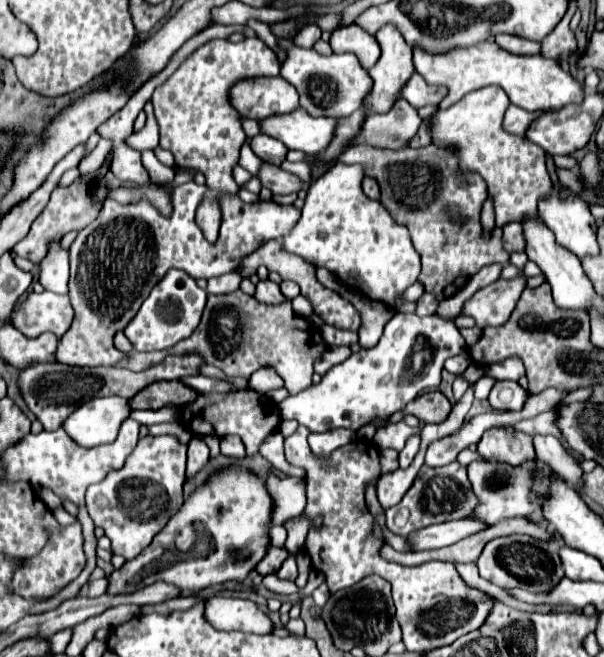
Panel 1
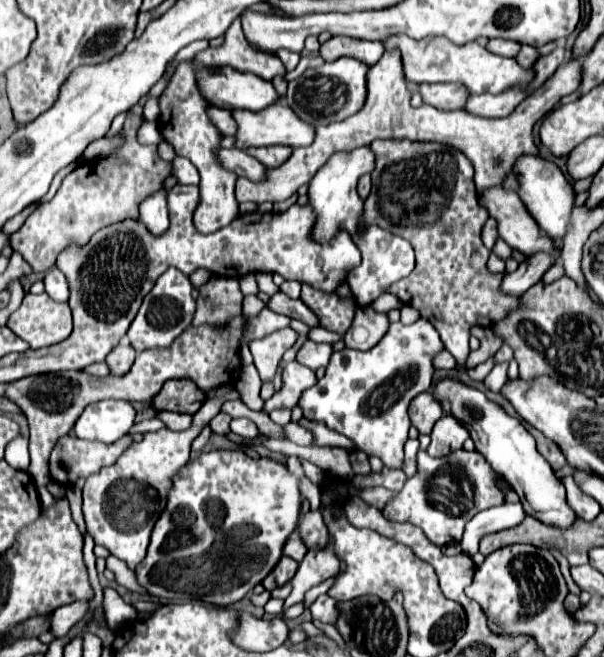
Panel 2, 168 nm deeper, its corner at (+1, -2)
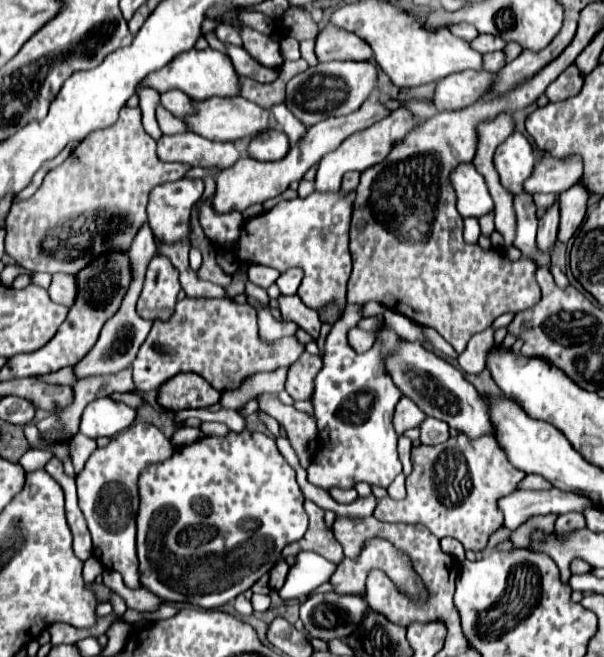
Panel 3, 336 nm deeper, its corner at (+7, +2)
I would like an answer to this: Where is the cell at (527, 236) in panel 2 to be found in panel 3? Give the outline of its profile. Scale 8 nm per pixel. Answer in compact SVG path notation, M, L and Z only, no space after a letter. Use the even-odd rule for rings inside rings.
M471 163L461 165L457 171L453 171L451 183L457 191L457 209L463 217L479 219L495 211L495 203L491 199L487 181Z

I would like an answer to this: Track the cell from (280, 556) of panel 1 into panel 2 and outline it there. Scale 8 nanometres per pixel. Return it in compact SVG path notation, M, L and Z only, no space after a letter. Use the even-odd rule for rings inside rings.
M281 557L277 567L267 575L267 579L263 579L263 587L267 591L273 591L275 587L289 583L295 573L297 573L297 563L291 557Z

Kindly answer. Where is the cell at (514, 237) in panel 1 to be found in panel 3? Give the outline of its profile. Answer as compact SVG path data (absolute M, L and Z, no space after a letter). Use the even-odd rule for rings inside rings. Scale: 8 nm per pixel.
M465 219L465 241L467 243L477 243L481 231L479 231L479 221L477 219Z

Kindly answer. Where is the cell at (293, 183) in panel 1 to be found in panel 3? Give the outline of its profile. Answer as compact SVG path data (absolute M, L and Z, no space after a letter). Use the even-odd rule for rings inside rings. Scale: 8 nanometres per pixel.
M195 133L163 135L157 141L161 161L177 161L189 167L227 169L239 161L239 151L233 143L215 143Z

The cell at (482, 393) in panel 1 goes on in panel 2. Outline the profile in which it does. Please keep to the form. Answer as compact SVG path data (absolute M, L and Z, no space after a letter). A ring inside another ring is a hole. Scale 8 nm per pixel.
M495 365L493 371L485 377L485 385L491 391L501 391L505 381L507 381L507 365Z

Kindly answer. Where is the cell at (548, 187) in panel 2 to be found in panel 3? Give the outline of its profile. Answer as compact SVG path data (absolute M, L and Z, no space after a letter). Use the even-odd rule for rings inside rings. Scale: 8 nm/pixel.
M515 131L501 147L497 147L495 163L501 185L513 195L525 193L523 183L531 177L537 161L529 141L521 133Z

